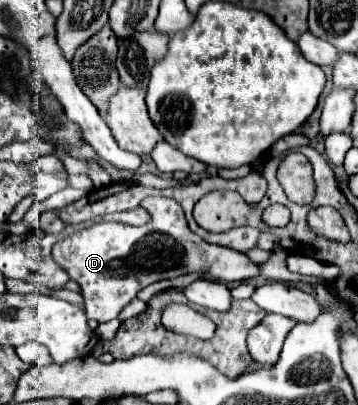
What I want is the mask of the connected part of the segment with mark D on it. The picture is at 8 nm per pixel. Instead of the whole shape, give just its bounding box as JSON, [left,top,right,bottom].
[53,198,261,322]

